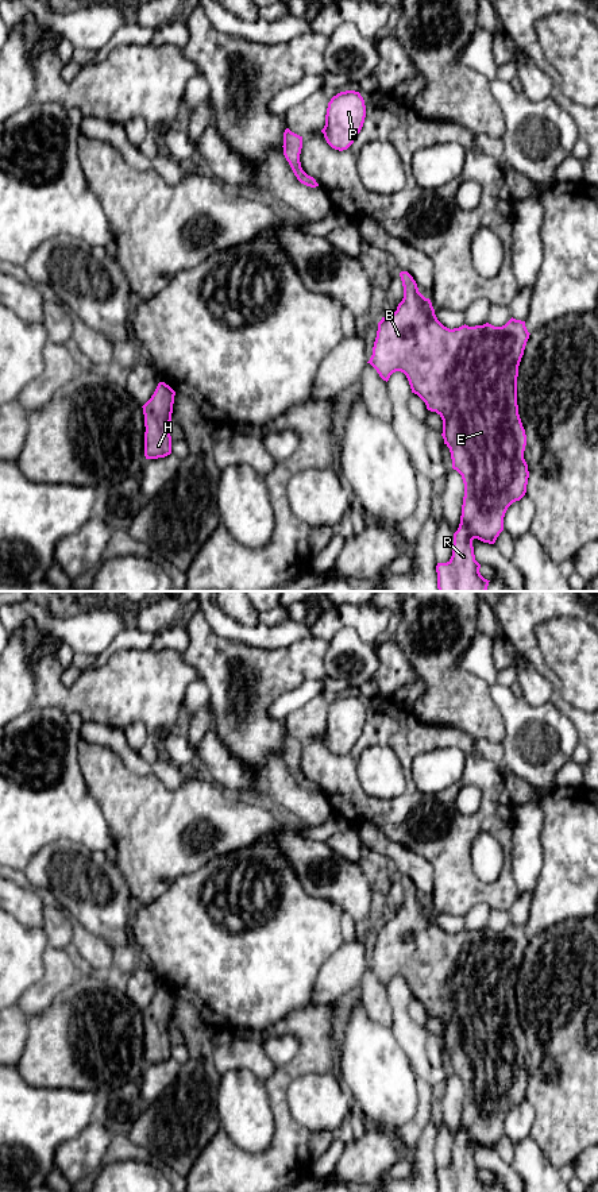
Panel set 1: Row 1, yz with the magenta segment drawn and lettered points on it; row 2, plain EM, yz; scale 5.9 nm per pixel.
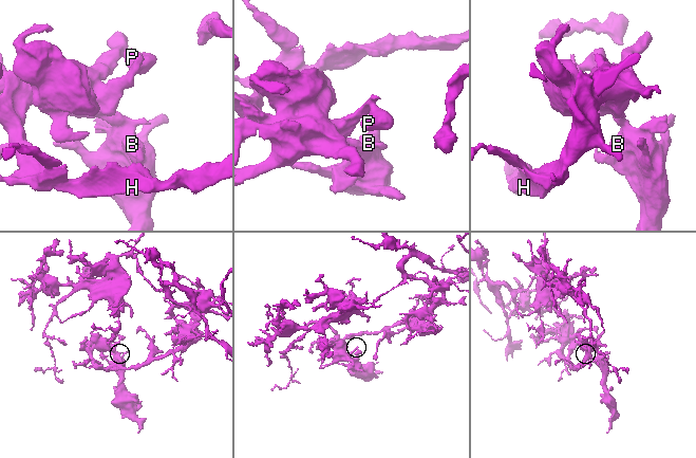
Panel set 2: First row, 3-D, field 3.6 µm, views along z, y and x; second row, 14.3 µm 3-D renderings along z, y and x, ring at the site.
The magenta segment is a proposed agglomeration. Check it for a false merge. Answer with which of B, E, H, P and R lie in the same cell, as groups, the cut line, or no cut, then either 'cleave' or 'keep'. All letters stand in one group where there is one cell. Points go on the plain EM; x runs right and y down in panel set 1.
B E H P R; no cut; keep

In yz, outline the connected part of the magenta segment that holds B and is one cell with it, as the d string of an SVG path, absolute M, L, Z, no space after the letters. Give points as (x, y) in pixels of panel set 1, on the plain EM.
M401 876L400 882L404 903L393 919L382 922L378 927L373 960L367 968L386 987L393 977L404 977L412 998L425 1007L428 1015L436 1017L441 1022L441 1041L450 1053L452 1073L462 1080L464 1088L462 1120L459 1133L454 1138L452 1161L447 1168L436 1170L437 1192L487 1192L490 1185L479 1177L481 1169L475 1165L472 1145L495 1147L504 1135L504 1122L508 1112L525 1100L529 1083L528 1069L524 1064L526 1039L517 1010L517 981L531 938L525 926L513 922L502 931L486 927L475 931L464 929L450 934L437 925L431 904L418 896L413 882L408 876Z

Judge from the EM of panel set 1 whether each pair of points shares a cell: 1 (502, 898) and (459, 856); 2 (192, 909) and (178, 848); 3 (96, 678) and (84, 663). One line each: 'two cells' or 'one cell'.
1: one cell
2: two cells
3: two cells

